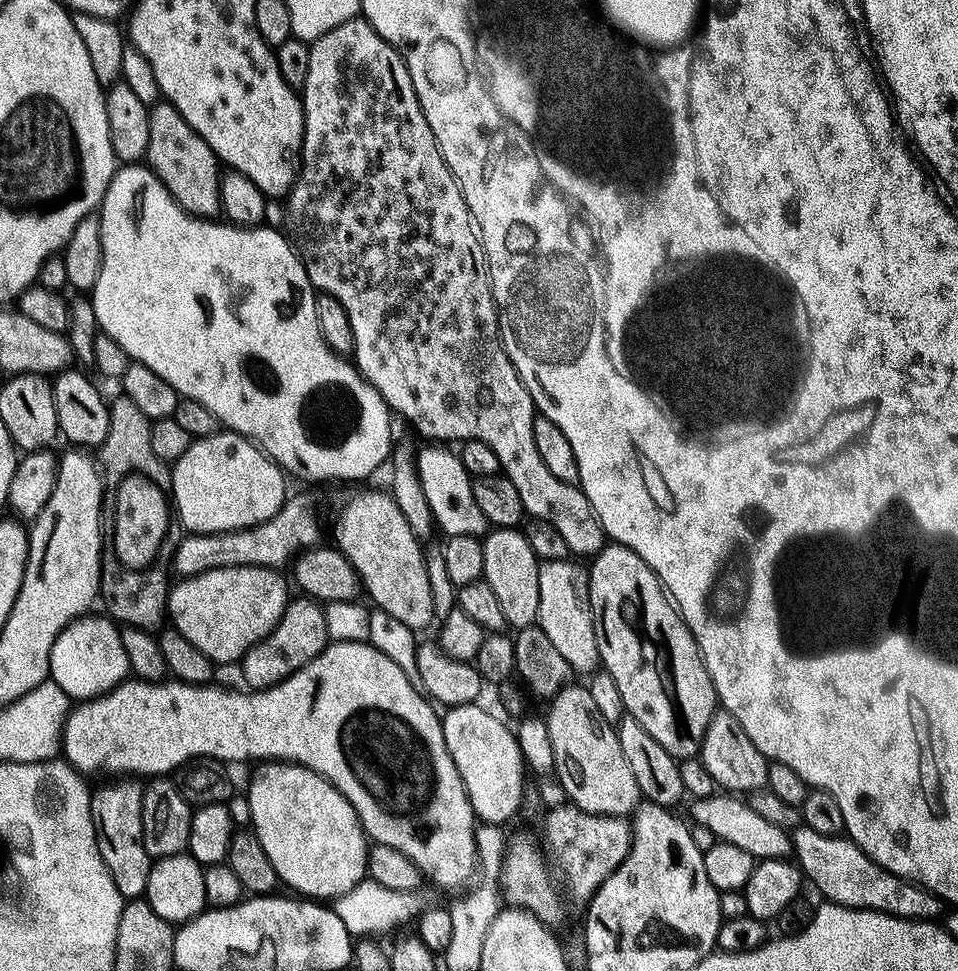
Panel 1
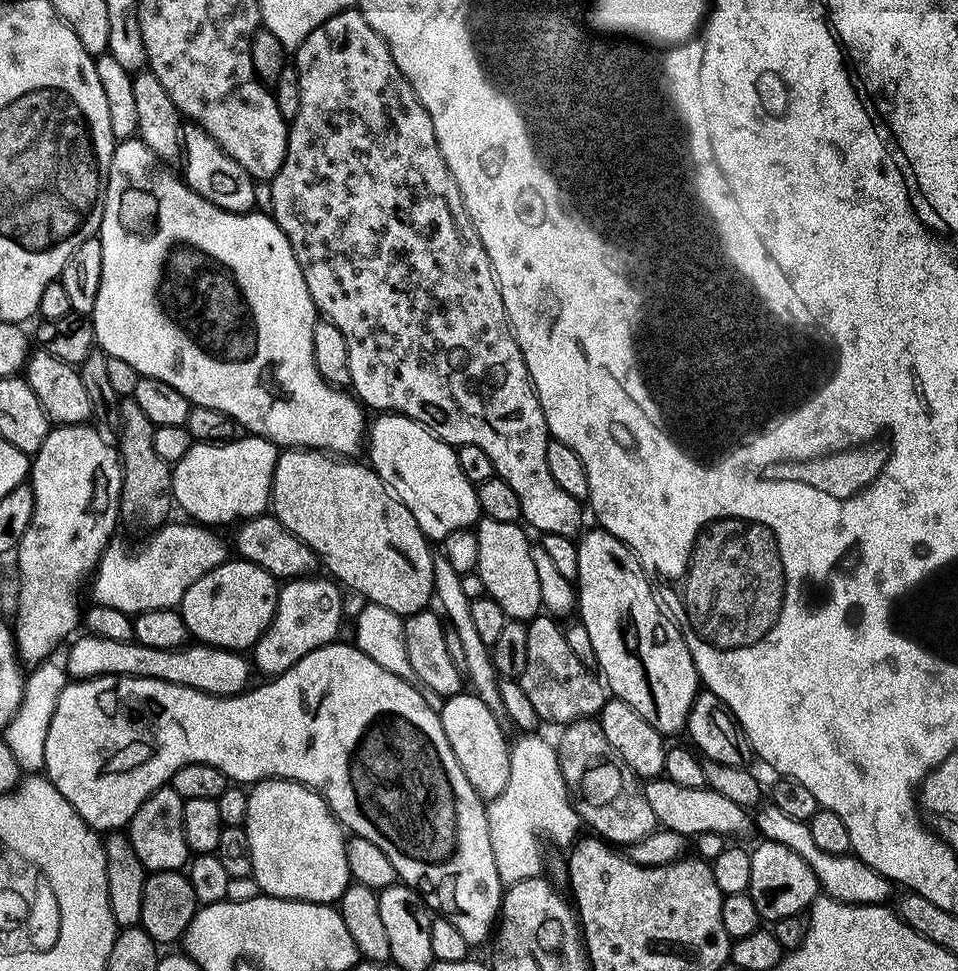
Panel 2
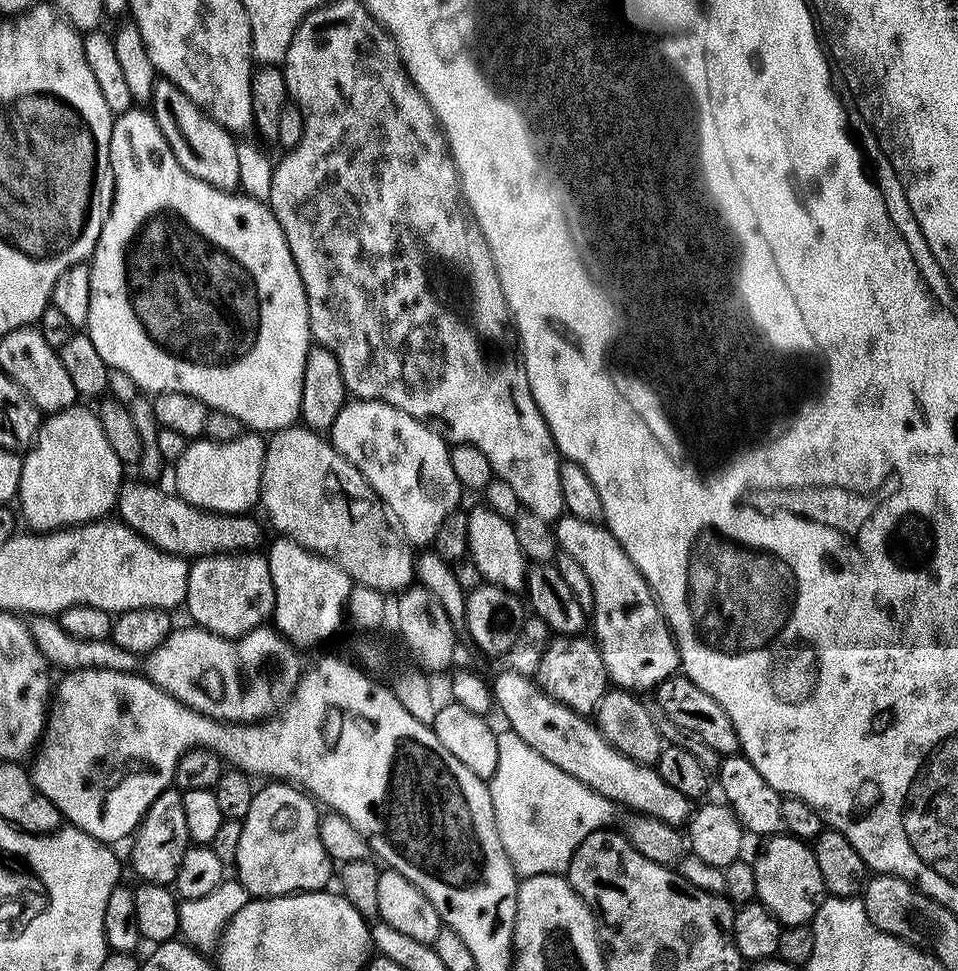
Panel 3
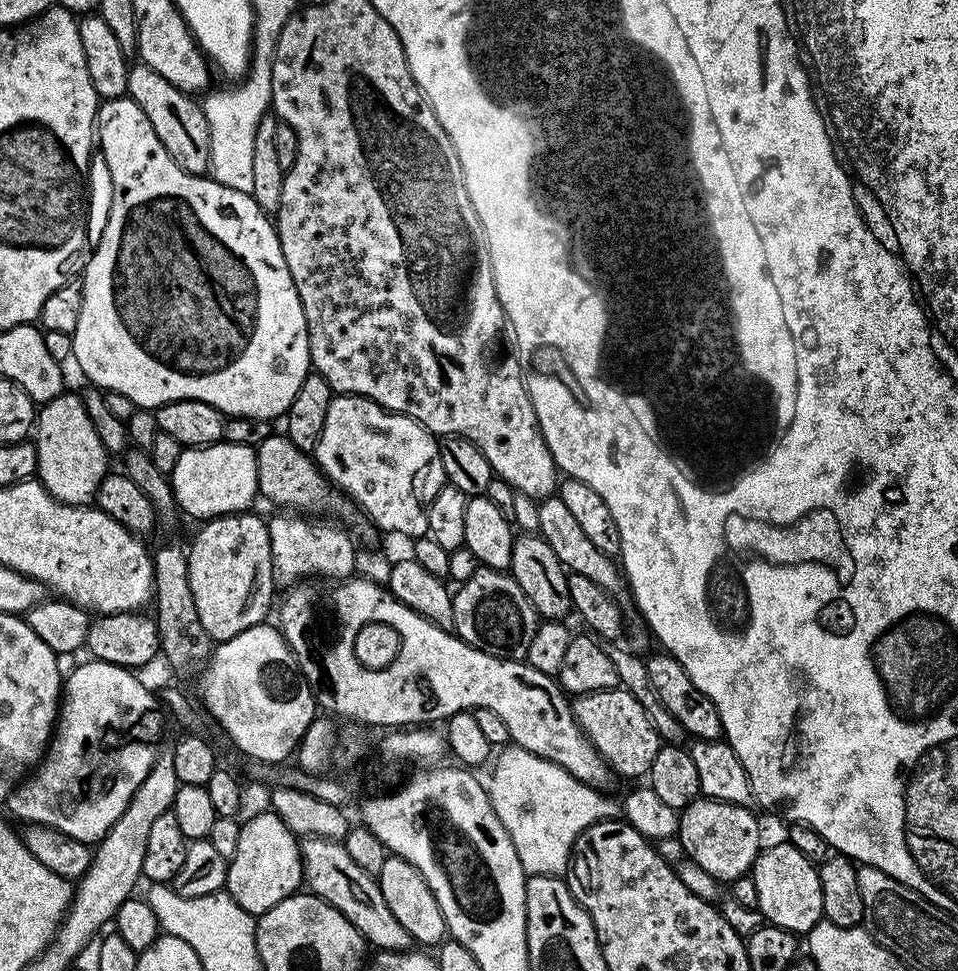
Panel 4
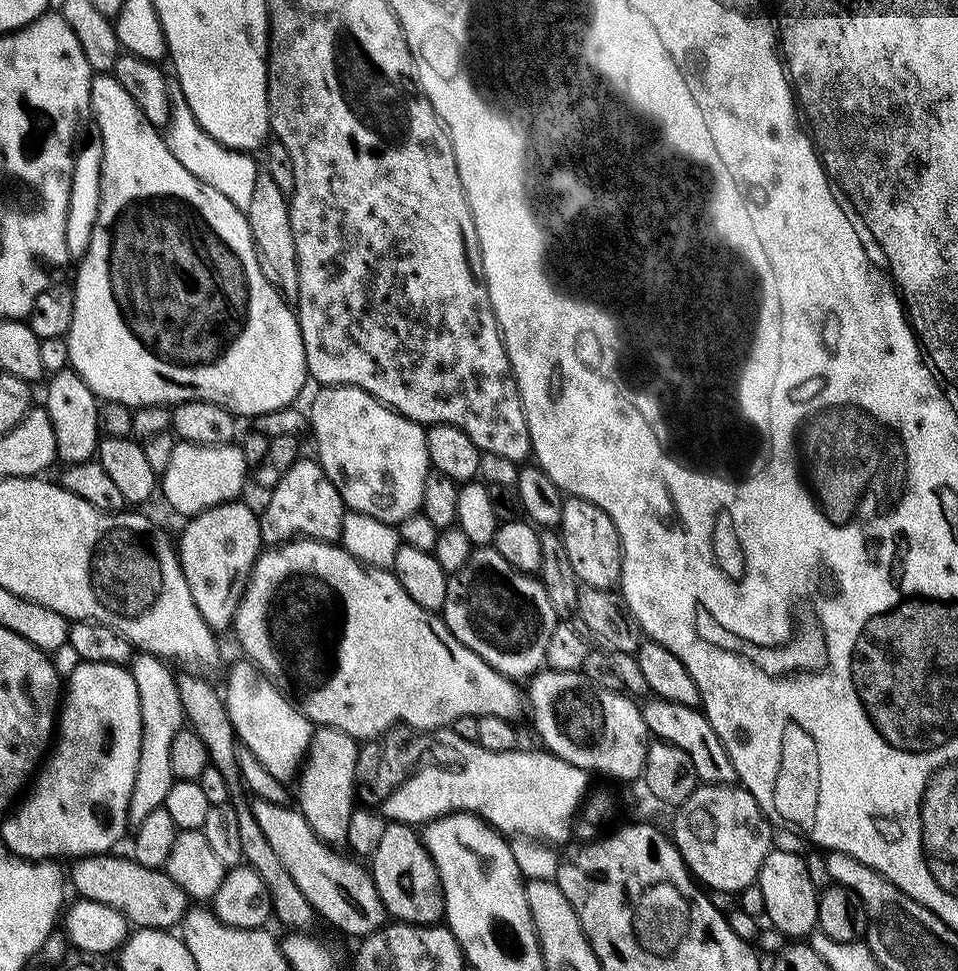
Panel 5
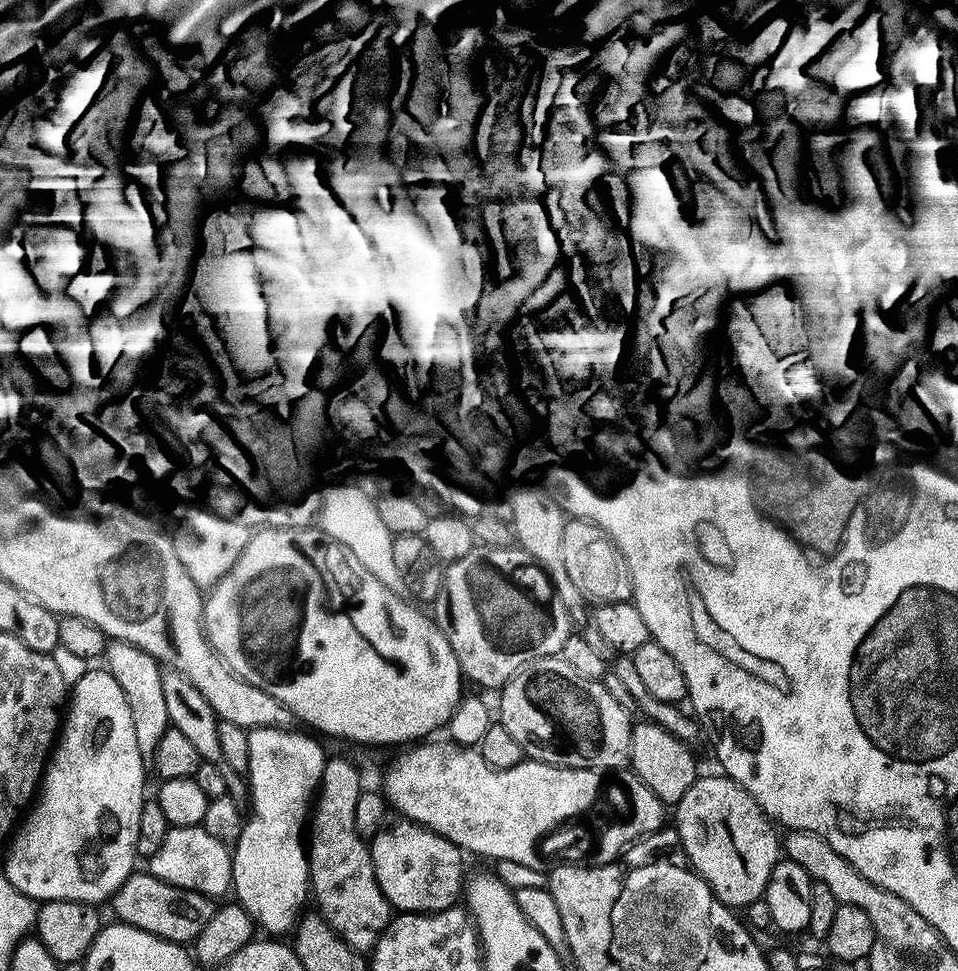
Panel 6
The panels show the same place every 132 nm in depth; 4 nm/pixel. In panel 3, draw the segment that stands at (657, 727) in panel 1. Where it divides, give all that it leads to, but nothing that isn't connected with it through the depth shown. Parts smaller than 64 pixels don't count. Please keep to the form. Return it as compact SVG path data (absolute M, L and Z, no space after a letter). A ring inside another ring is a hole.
M563 515L555 521L557 545L582 562L590 580L592 606L590 628L599 648L609 681L617 688L637 694L651 693L666 678L677 675L680 651L664 614L652 595L652 587L634 566L615 534L604 524L582 522L582 518Z

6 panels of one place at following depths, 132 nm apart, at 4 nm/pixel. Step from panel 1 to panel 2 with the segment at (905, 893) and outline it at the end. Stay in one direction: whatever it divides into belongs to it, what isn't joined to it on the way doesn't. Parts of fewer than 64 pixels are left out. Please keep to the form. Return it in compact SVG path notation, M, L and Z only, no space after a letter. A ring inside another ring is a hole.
M765 803L757 807L754 812L754 828L760 831L759 834L765 840L773 840L782 846L790 846L810 870L814 870L814 878L820 884L820 892L825 896L834 898L843 904L882 904L887 905L888 899L892 896L894 885L892 881L887 880L878 870L866 866L855 854L826 854L826 850L819 849L814 843L814 838L810 834L807 824L798 822L798 818L786 818L782 810L772 803Z

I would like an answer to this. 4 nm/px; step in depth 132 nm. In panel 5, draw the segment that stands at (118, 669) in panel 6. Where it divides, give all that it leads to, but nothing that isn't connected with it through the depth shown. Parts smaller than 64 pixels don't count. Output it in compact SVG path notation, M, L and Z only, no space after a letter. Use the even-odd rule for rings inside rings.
M149 652L133 655L130 661L134 686L138 686L138 706L142 714L138 770L134 774L134 790L130 790L128 807L128 823L132 826L142 823L153 810L164 807L166 794L170 794L170 786L174 782L170 770L170 746L174 743L174 734L185 727L186 721L182 698L178 698L177 673L171 670L173 671L159 656Z

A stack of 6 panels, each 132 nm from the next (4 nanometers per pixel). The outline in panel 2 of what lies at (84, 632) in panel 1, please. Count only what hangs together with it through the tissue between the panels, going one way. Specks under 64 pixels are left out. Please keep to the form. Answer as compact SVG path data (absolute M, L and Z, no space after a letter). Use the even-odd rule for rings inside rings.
M77 635L71 641L73 644L68 648L66 661L67 675L77 680L92 680L96 676L141 676L190 686L194 690L209 692L211 696L237 696L250 684L249 661L241 653L229 652L226 648L211 648L209 644L192 642L174 650L154 650L150 646L137 644L135 639L115 640L83 635Z

